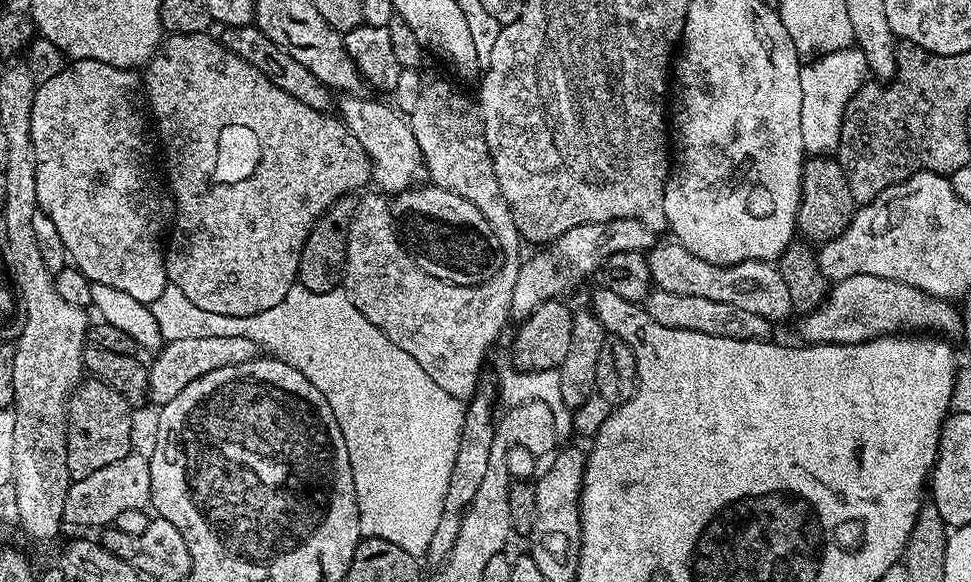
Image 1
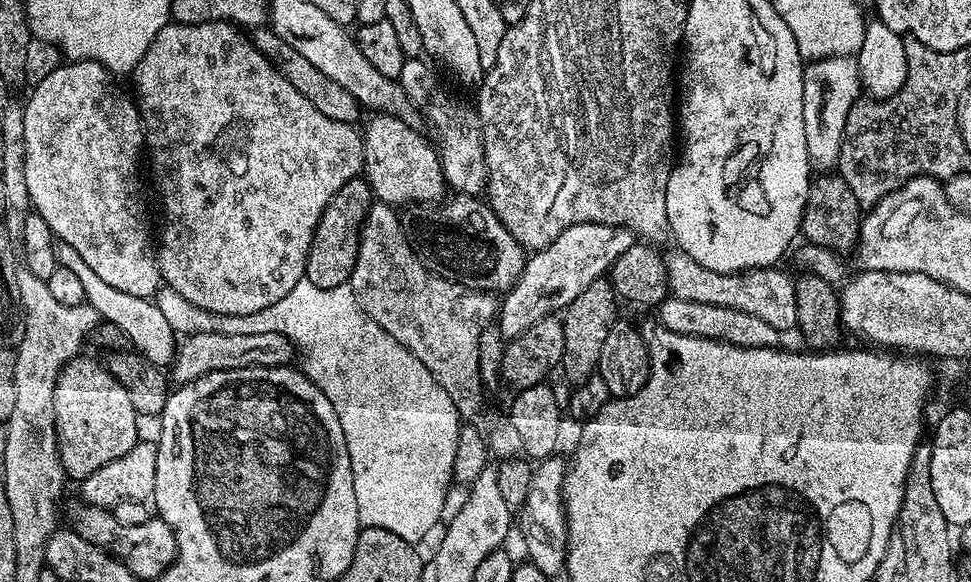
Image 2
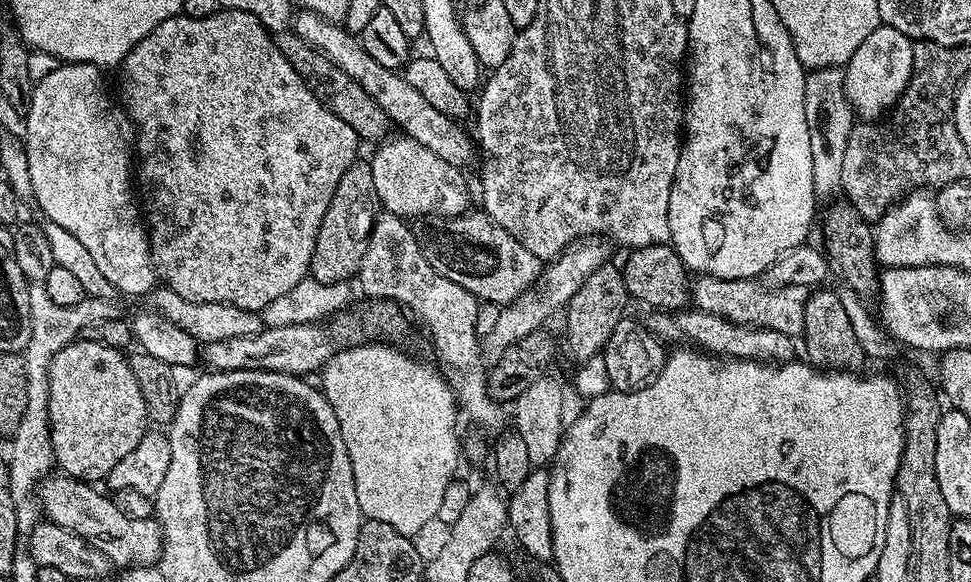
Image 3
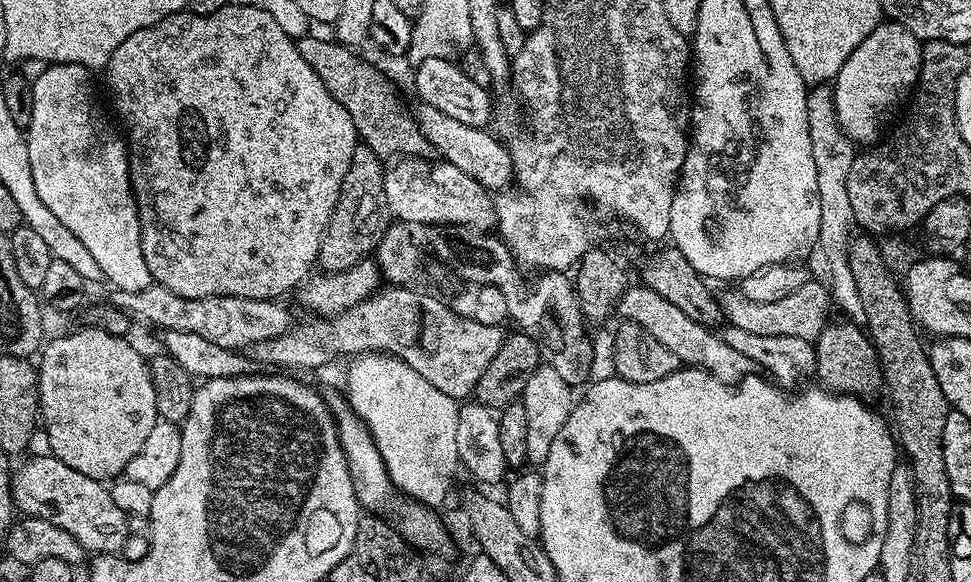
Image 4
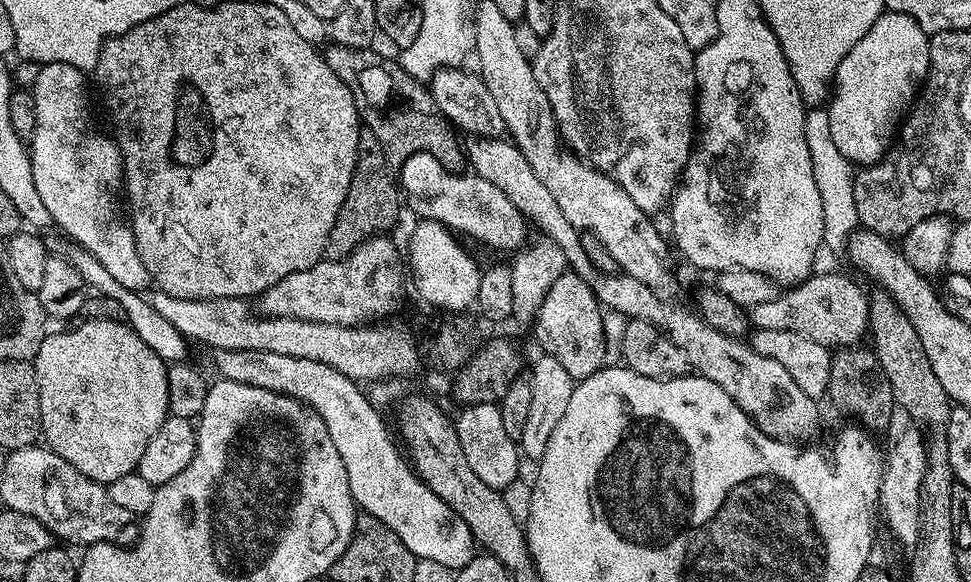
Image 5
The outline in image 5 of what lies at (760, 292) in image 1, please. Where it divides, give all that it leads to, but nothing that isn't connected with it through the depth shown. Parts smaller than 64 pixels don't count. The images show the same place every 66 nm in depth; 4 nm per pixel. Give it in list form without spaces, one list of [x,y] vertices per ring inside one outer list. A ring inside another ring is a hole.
[[[820,272],[802,283],[781,291],[770,302],[750,309],[753,329],[790,330],[827,346],[856,346],[865,339],[868,329],[868,297],[848,276],[836,272]]]

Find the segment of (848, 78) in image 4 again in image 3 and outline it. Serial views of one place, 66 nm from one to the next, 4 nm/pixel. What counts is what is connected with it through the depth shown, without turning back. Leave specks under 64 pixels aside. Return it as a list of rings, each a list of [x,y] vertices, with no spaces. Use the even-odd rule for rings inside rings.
[[[876,26],[870,38],[866,38],[866,42],[854,50],[854,58],[850,58],[843,69],[844,86],[848,89],[852,111],[861,121],[875,122],[896,105],[912,77],[913,43],[909,36],[898,30]]]

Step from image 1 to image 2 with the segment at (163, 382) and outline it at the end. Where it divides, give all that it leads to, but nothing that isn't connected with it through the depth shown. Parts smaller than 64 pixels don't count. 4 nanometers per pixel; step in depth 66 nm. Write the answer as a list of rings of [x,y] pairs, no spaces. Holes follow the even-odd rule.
[[[194,332],[185,335],[179,341],[175,357],[170,365],[170,376],[177,385],[182,385],[202,378],[211,372],[221,372],[222,370],[283,368],[293,363],[292,356],[294,357],[294,345],[282,334]]]

